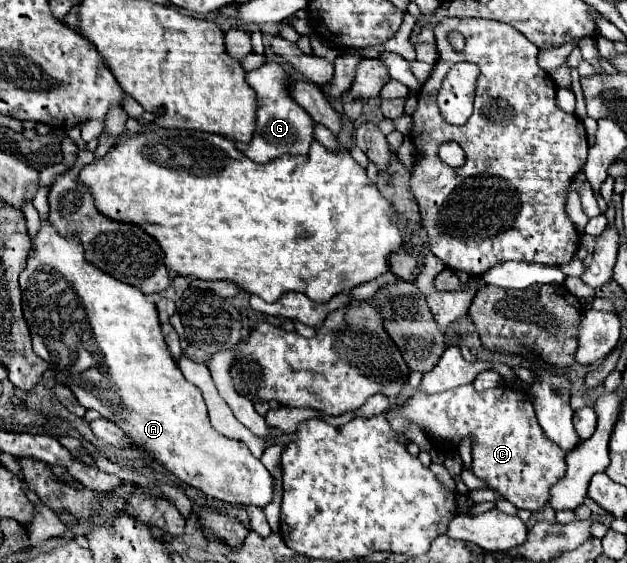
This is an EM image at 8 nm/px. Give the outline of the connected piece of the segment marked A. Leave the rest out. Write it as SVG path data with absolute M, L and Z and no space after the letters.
M42 221L34 239L26 269L20 273L20 289L34 351L50 365L50 373L56 381L66 385L82 407L94 409L102 419L116 423L124 431L124 439L130 447L140 449L168 473L212 499L256 507L264 507L272 501L272 475L242 441L224 437L212 429L200 389L184 379L164 343L156 307L140 289L132 289L132 285L124 285L100 273L100 269L92 269L92 265L84 261L80 245L76 245L72 237L60 237L50 221Z

